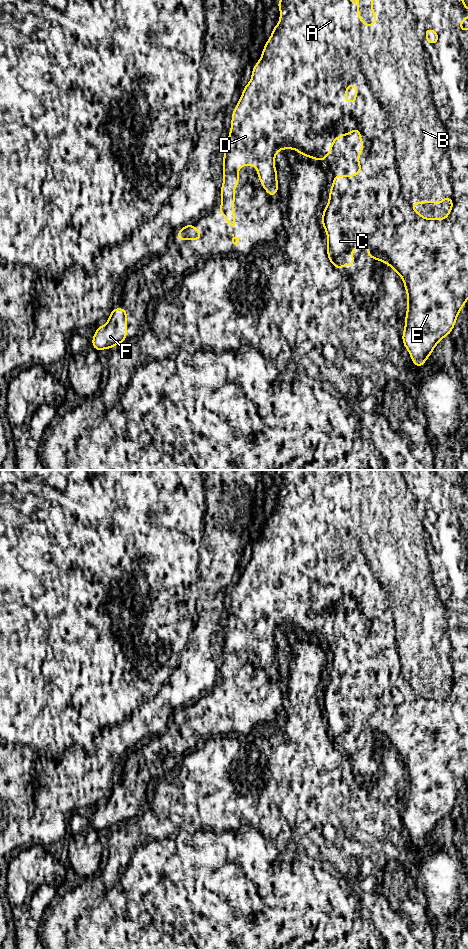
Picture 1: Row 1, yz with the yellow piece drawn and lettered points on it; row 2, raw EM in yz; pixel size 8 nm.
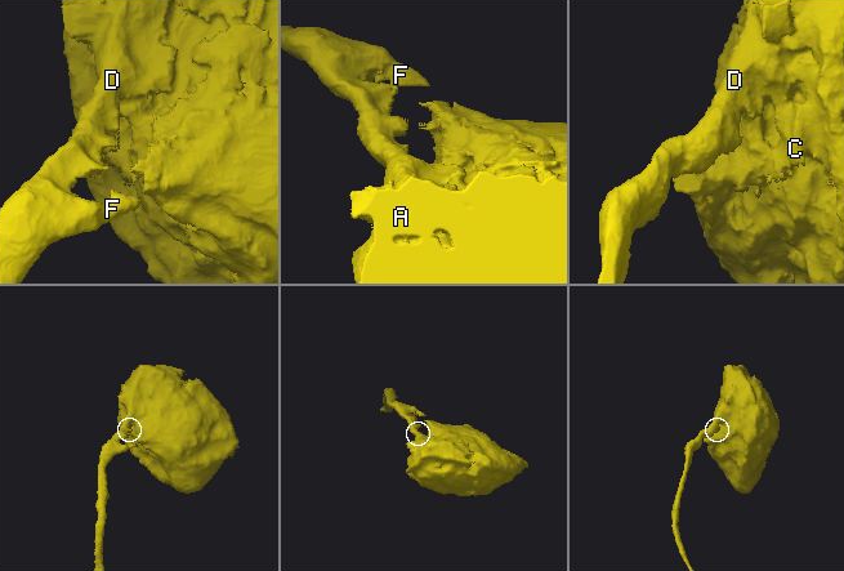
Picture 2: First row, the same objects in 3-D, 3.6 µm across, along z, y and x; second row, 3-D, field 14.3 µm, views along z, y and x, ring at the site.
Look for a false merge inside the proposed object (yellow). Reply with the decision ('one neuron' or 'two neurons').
one neuron

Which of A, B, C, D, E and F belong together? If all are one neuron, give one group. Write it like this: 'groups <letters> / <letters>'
groups A B C D E F

